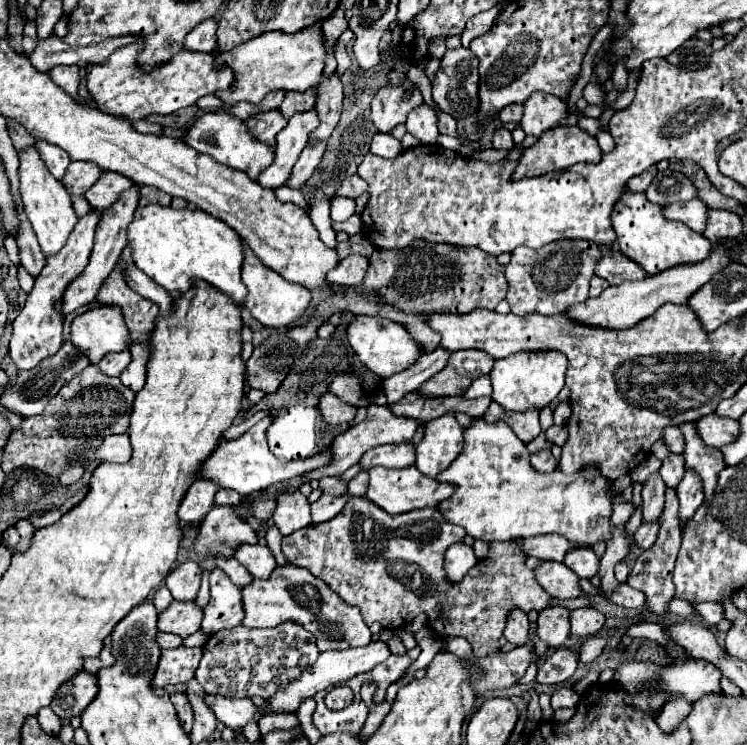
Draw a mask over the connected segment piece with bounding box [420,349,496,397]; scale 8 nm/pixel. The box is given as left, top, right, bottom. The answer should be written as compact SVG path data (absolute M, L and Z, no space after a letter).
M464 349L450 355L446 367L430 377L420 393L426 397L444 397L444 395L462 395L474 379L490 373L494 357L480 349Z

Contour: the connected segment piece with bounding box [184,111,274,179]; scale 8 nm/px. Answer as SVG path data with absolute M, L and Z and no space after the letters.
M202 113L194 123L192 127L188 129L186 133L186 139L184 143L188 143L190 147L194 147L198 153L206 153L210 157L214 157L216 161L232 167L232 169L238 169L238 171L244 171L246 175L250 175L252 179L256 179L264 167L272 165L272 159L274 159L274 151L264 147L264 143L256 143L256 139L252 139L252 135L248 135L248 129L244 127L244 121L236 119L236 117L230 117L226 113Z

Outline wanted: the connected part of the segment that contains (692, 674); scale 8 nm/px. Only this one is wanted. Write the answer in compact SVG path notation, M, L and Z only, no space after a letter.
M694 659L688 661L684 665L654 665L654 663L626 663L620 665L616 671L614 681L618 683L618 687L624 687L624 691L628 691L628 703L632 703L634 707L644 707L644 711L660 711L660 703L664 703L664 699L668 699L668 695L684 695L690 703L694 703L696 699L700 699L704 693L720 693L720 669L708 661L702 659Z

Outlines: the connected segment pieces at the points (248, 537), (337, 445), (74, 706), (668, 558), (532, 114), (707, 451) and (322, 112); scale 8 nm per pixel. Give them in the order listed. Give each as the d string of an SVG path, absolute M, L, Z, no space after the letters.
M216 505L202 521L196 551L200 559L212 555L232 557L240 543L256 543L254 529L238 515L236 505Z
M370 403L367 406L367 415L364 421L352 425L348 431L344 431L342 435L338 435L334 441L332 441L332 465L328 467L322 467L322 469L316 469L312 473L308 473L304 479L310 481L310 479L320 479L320 477L326 477L326 475L342 475L348 467L356 465L364 451L376 447L376 445L386 445L386 443L394 443L394 445L400 445L400 443L408 443L412 441L414 433L418 431L418 427L422 427L424 423L418 421L418 419L410 419L410 417L400 417L400 415L394 415L390 411L388 405L374 405Z
M82 669L72 679L62 683L62 687L58 687L50 707L58 717L70 719L74 715L80 715L88 707L88 703L96 697L96 691L96 677Z
M668 487L666 489L666 505L664 505L664 511L660 515L660 531L658 531L658 539L656 543L646 549L634 563L634 569L630 571L628 575L628 585L642 591L646 597L648 597L648 609L658 615L658 617L664 617L668 613L668 603L674 599L674 583L672 583L672 571L674 571L674 561L676 561L676 555L678 555L678 549L680 549L680 517L678 517L678 509L680 509L680 503L678 503L678 495L676 495L676 489Z
M536 93L530 95L530 99L524 103L524 115L520 127L524 129L526 135L538 137L550 127L562 123L568 115L570 113L566 109L566 101L546 93Z
M694 421L682 423L682 425L680 425L680 431L682 431L684 441L686 441L686 447L684 447L686 467L688 467L688 469L696 469L696 473L702 475L706 501L710 501L712 495L714 495L714 487L716 487L718 473L726 467L726 465L724 465L722 451L709 447L700 439Z
M336 75L322 77L318 83L318 93L320 97L316 101L316 113L320 117L320 125L310 135L310 141L326 141L338 125L342 111L342 83Z

